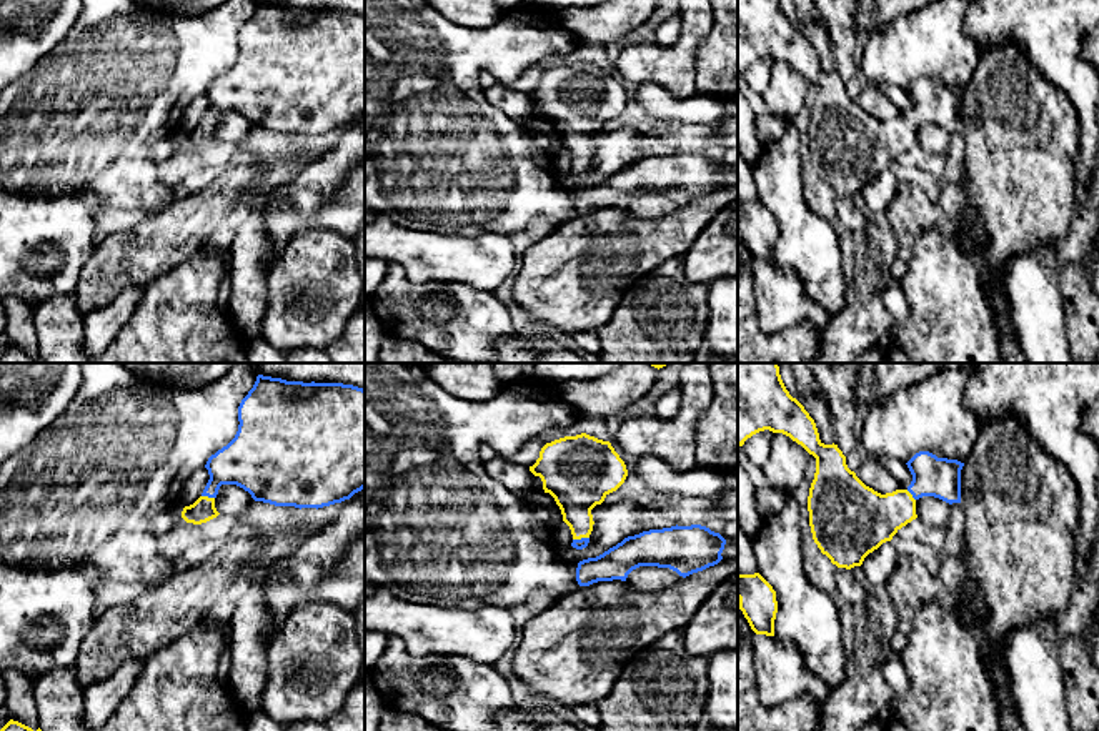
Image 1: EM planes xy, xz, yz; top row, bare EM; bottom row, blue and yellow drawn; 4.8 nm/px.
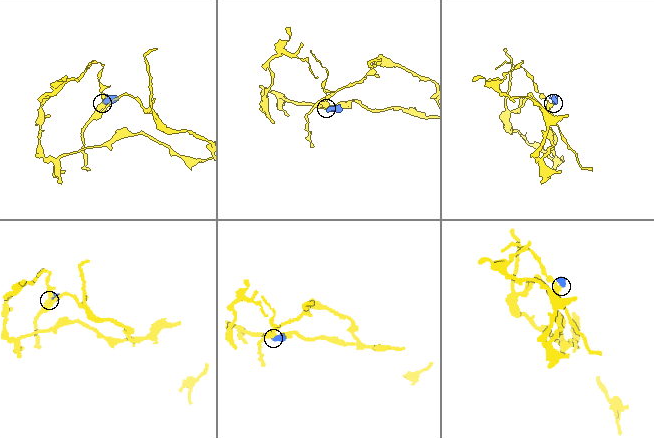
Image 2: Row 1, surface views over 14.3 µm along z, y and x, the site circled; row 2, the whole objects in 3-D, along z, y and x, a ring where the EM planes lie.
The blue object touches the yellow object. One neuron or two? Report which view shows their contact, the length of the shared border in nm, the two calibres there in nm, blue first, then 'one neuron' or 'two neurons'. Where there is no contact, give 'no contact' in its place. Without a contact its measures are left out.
meets blue in xy; contact 70 nm long; 260 nm thick on the blue side, 120 nm on the other; one neuron

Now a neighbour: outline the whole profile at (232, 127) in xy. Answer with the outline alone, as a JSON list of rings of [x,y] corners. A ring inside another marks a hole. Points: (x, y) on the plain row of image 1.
[[[221,112],[215,125],[215,135],[220,142],[240,145],[253,128],[251,122],[243,115],[236,112]]]

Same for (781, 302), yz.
[[[754,261],[753,271],[754,316],[764,333],[811,323],[823,333],[829,315],[808,296],[804,283],[796,271],[776,261]]]

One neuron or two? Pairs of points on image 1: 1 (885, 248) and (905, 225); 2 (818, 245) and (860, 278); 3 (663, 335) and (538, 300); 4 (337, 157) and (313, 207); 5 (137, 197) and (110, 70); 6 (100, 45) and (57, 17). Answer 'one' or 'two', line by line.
1: two
2: two
3: two
4: one
5: one
6: two

